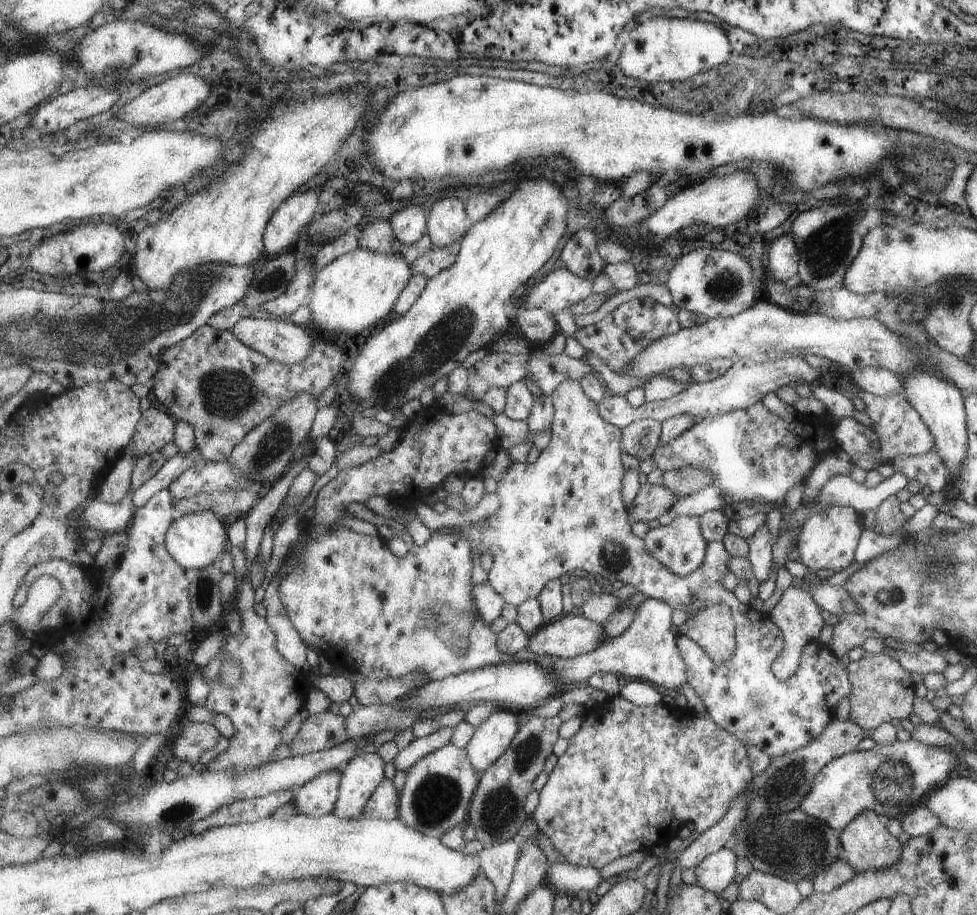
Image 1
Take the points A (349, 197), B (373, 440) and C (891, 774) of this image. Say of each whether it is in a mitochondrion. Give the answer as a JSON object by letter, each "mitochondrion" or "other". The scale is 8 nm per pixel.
{"A":"other","B":"other","C":"mitochondrion"}

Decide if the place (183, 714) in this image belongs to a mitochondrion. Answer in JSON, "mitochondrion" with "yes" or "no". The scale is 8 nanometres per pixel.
{"mitochondrion":"no"}

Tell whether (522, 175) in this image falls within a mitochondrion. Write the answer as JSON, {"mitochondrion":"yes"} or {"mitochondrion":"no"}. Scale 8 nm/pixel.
{"mitochondrion":"no"}

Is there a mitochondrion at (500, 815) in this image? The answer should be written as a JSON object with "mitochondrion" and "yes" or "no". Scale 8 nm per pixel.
{"mitochondrion":"yes"}

